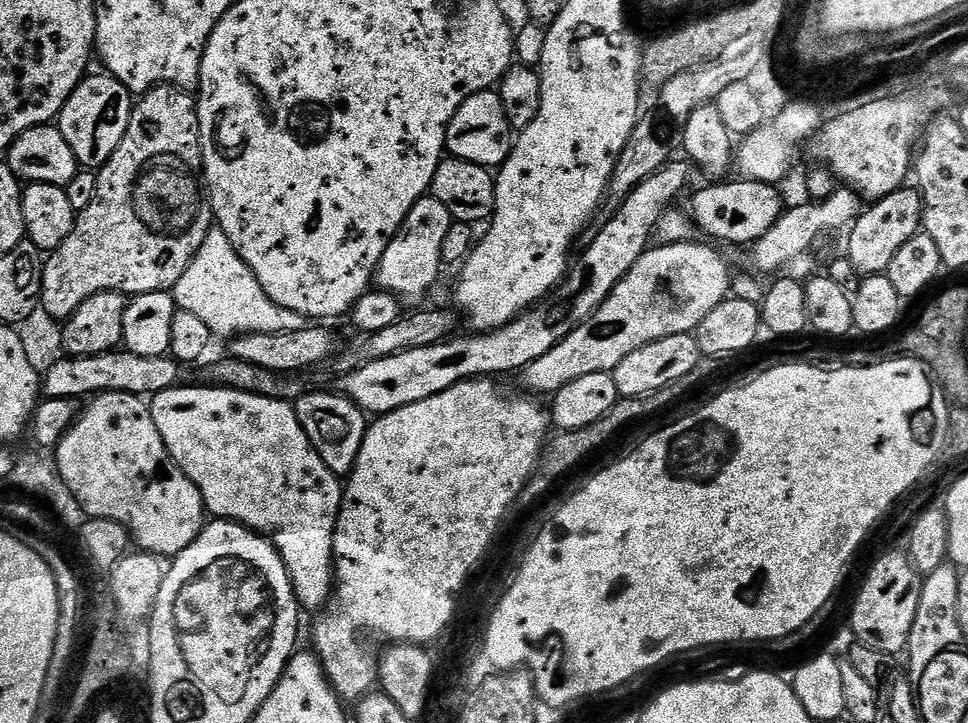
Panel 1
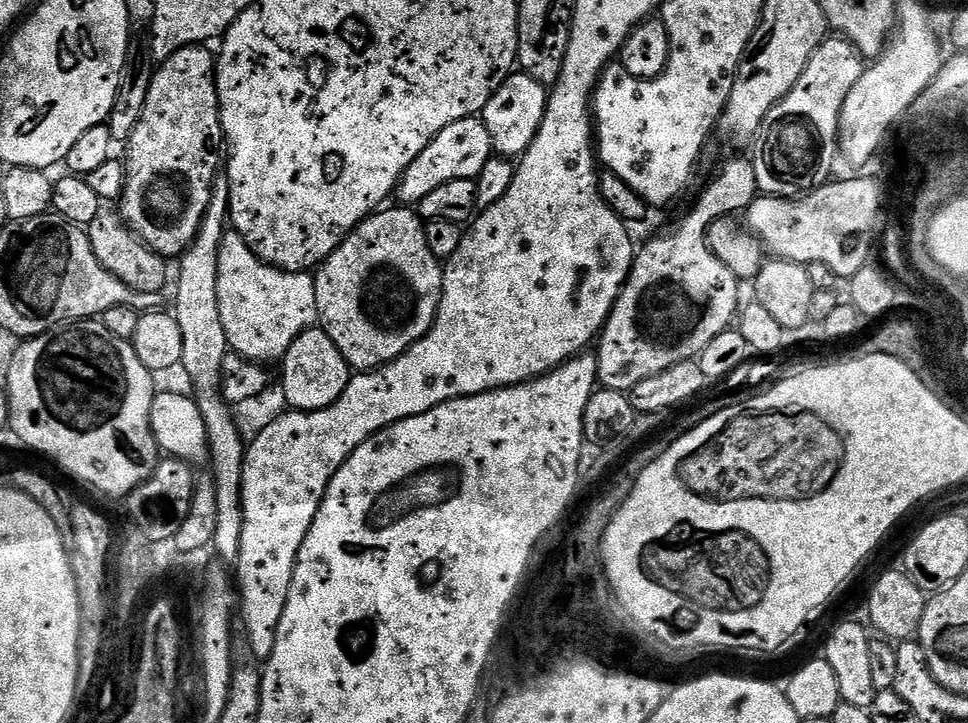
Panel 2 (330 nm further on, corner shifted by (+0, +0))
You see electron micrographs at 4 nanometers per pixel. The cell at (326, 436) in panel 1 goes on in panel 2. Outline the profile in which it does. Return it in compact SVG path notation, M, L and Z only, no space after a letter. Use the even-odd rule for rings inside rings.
M313 326L307 328L298 338L294 338L294 346L286 350L282 361L284 373L280 376L280 384L284 387L284 400L289 409L297 412L317 412L340 399L350 379L350 369L346 358L330 342L323 328Z

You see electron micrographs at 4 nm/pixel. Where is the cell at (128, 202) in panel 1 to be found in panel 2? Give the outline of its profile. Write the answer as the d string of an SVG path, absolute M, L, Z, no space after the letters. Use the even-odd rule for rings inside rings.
M199 44L179 48L153 71L142 118L138 118L138 126L134 126L134 134L126 142L128 153L122 156L126 182L118 201L118 215L146 247L165 258L183 256L194 242L210 206L212 185L218 179L216 171L222 168L224 131L220 125L220 99L216 93L216 56L210 49Z

